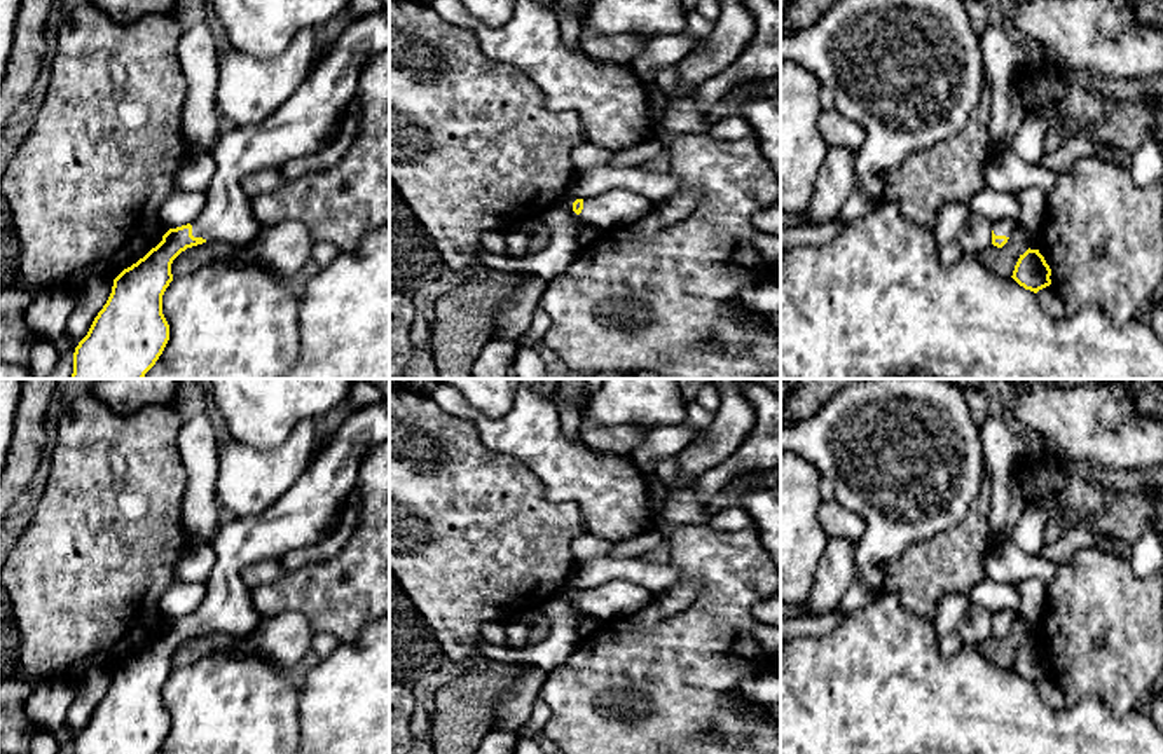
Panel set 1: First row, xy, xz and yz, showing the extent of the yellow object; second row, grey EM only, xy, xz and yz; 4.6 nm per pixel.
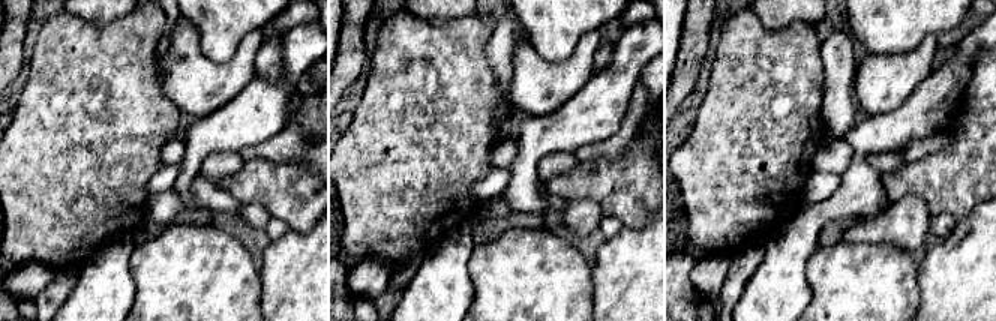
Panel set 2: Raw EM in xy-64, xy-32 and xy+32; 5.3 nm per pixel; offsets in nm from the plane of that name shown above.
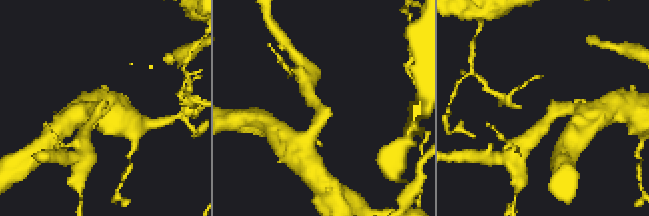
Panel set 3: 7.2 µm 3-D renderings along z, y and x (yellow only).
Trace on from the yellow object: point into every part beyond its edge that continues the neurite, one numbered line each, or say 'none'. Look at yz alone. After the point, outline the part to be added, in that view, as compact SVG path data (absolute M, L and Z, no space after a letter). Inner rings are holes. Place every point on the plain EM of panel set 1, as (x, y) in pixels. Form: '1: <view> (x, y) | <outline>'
1: yz (1001, 618) | M1002 609L1002 611L995 611L992 614L992 621L995 627L1011 627L1011 621L1016 618L1016 614L1013 611Z

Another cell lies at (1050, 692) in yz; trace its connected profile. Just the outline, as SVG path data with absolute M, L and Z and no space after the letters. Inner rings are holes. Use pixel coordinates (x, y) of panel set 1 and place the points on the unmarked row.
M1046 677L1036 684L1041 700L1051 709L1065 707L1062 688L1051 679Z

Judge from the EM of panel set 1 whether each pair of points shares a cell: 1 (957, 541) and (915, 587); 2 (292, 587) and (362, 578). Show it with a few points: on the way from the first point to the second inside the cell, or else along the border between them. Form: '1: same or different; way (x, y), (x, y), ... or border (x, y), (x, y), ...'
1: same; way (950, 552), (926, 576)
2: same; way (309, 587), (344, 587)

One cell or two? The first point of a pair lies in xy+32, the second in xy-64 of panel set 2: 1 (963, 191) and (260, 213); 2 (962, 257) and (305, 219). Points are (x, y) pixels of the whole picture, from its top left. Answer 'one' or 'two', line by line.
1: two
2: two

